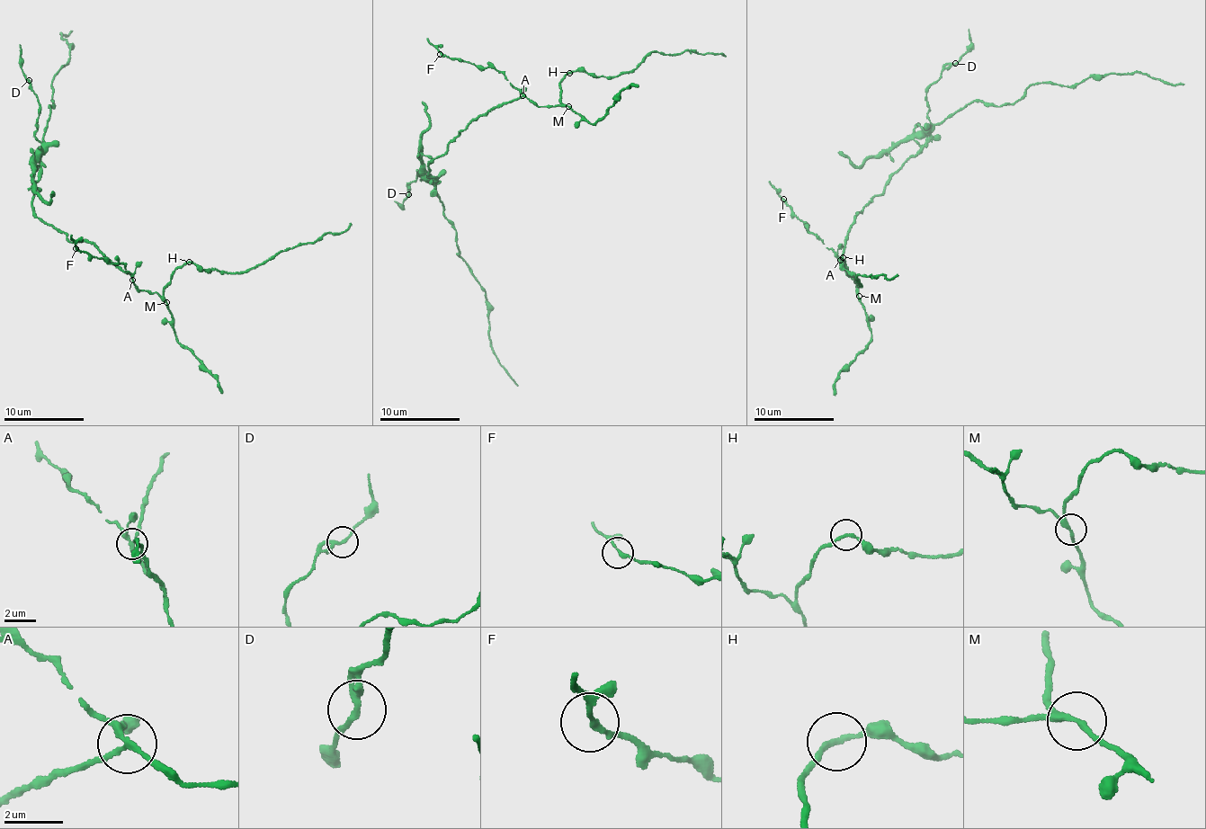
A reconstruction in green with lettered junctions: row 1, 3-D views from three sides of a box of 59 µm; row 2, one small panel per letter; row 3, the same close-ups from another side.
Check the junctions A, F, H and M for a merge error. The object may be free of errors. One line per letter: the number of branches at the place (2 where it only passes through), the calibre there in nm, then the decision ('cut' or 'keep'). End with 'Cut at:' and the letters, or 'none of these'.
A: branches 4; calibre 180 nm; cut
F: branches 2; calibre 180 nm; keep
H: branches 2; calibre 180 nm; keep
M: branches 3; calibre 200 nm; keep
Cut at: A

